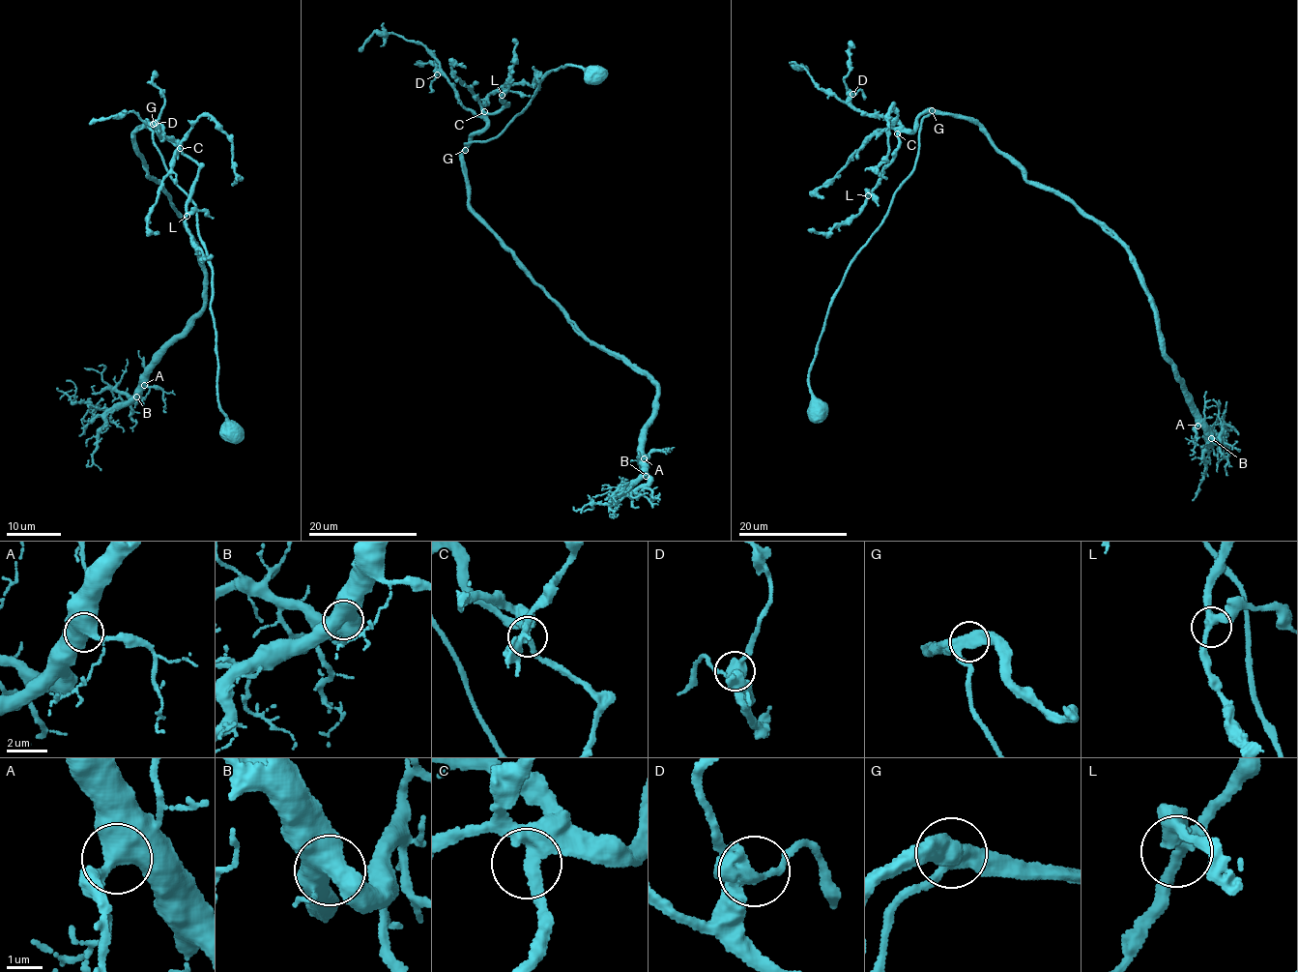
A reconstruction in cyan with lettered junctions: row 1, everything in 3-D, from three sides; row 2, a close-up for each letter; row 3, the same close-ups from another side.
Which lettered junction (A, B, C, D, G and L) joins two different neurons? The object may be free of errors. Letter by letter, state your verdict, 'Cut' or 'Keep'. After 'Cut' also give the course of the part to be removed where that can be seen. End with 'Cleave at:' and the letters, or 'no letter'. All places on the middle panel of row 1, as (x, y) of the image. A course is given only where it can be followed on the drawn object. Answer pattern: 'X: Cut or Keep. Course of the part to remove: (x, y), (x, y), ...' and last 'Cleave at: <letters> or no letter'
A: Keep
B: Keep
C: Keep
D: Keep
G: Keep
L: Keep
Cleave at: no letter

